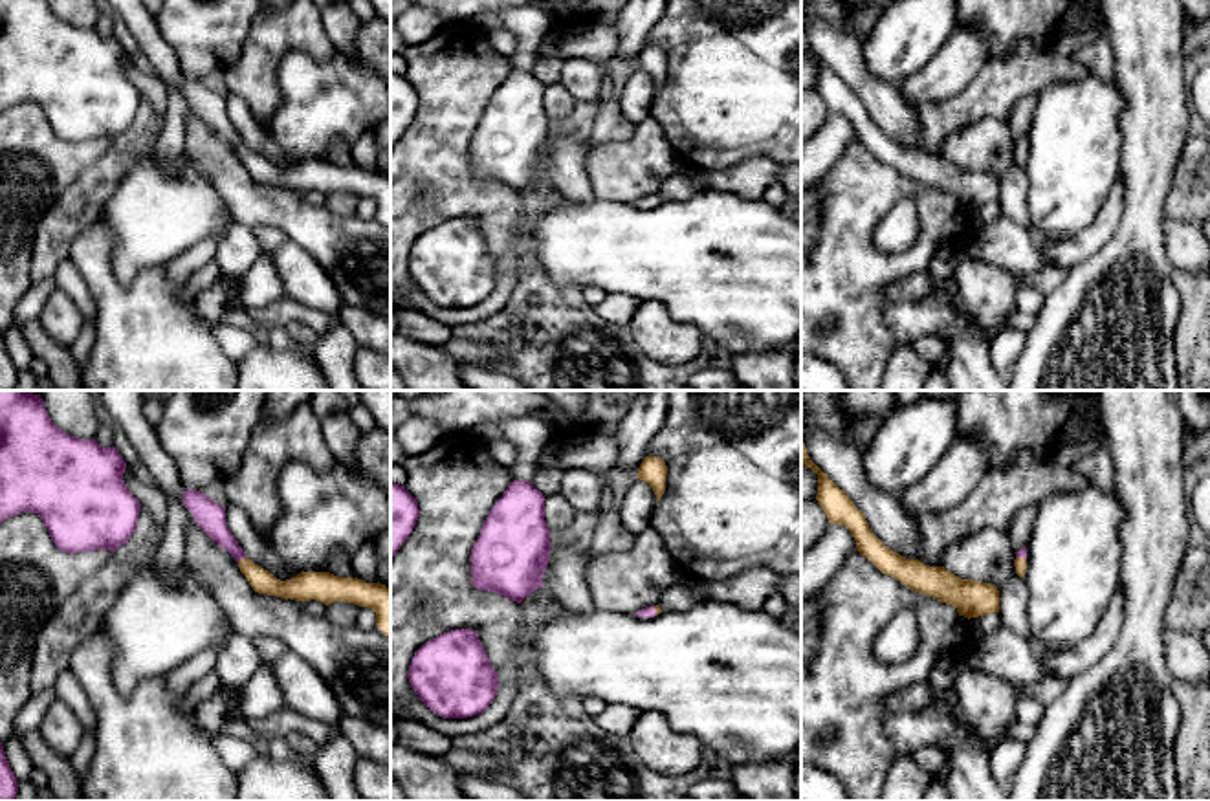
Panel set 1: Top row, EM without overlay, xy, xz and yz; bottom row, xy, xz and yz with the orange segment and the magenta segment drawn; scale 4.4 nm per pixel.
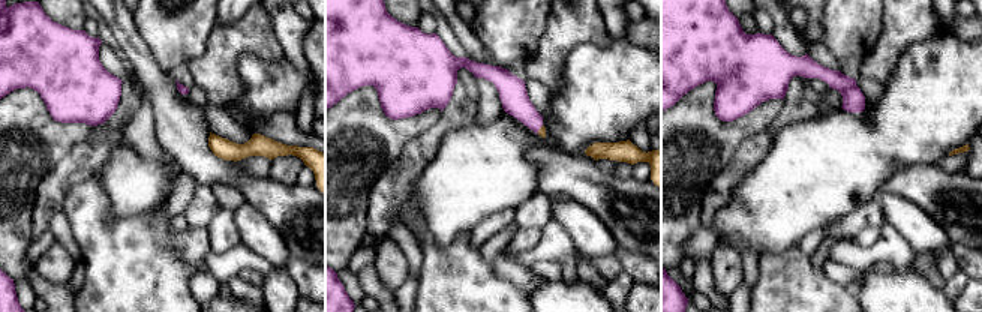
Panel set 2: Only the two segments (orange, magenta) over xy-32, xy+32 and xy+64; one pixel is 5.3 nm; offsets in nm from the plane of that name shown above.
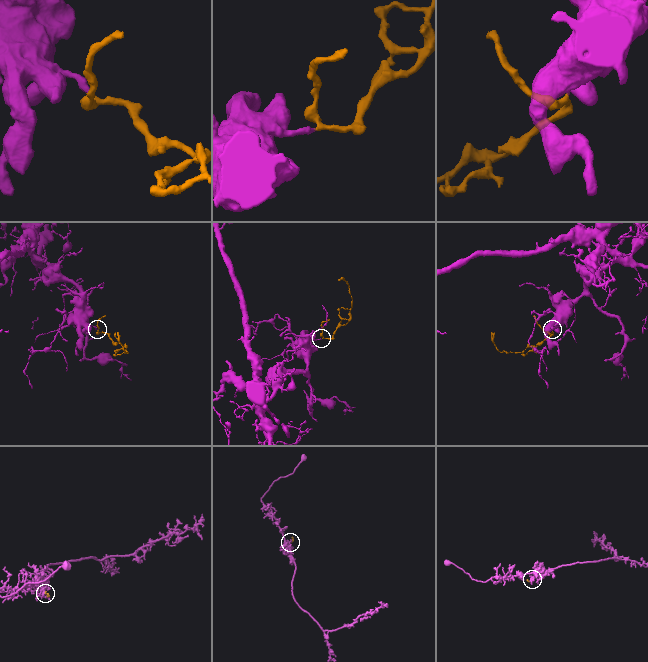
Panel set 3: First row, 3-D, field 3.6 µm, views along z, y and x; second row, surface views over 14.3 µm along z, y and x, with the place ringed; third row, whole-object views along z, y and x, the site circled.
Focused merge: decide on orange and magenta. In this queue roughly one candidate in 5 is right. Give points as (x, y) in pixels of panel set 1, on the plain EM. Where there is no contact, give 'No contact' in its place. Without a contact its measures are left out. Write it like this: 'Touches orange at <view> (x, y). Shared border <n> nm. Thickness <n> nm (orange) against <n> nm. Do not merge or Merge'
Touches orange at xy (241, 149). Shared border 50 nm. Thickness 110 nm (orange) against 130 nm. Merge

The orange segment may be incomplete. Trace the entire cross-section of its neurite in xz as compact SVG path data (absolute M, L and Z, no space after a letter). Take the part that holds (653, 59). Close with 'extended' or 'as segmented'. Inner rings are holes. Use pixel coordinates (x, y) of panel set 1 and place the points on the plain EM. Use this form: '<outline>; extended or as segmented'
M645 46L638 57L636 68L647 71L653 77L658 92L666 81L666 64L667 64L667 55L664 48Z; as segmented

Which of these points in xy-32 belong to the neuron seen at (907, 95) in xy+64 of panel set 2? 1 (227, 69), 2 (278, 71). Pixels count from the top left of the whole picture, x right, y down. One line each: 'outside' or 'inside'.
1: outside
2: inside

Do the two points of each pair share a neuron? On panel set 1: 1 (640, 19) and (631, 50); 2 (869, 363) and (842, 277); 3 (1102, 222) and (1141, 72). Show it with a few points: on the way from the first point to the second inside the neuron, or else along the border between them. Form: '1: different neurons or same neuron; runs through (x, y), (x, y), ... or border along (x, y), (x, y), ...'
1: same neuron; runs through (633, 26), (631, 43)
2: same neuron; runs through (858, 341), (857, 314), (851, 299)
3: different neurons; border along (1121, 175), (1122, 217), (1113, 231)

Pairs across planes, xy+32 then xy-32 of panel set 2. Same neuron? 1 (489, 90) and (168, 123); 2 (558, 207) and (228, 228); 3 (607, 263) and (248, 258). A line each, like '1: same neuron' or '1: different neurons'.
1: different neurons
2: different neurons
3: same neuron

